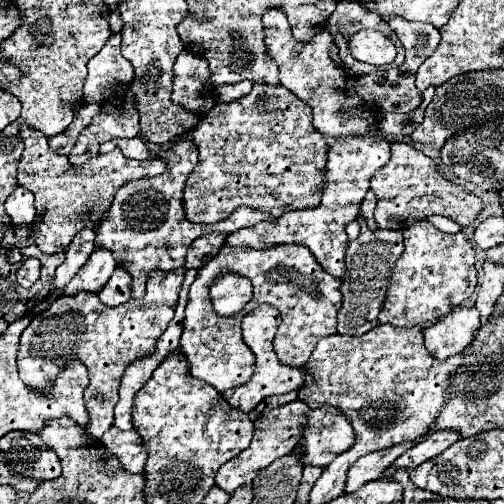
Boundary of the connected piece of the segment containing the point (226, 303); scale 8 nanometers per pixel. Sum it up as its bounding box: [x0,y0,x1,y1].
[209,273,253,315]

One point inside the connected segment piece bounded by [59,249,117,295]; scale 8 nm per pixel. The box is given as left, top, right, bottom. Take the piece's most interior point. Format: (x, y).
(93, 275)

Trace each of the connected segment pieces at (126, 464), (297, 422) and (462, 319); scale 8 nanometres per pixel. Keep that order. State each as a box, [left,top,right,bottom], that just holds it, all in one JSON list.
[[101,425,145,473],[215,399,309,493],[423,309,481,361]]

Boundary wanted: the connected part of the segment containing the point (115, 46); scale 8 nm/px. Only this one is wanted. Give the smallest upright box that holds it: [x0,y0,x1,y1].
[83,35,133,103]

